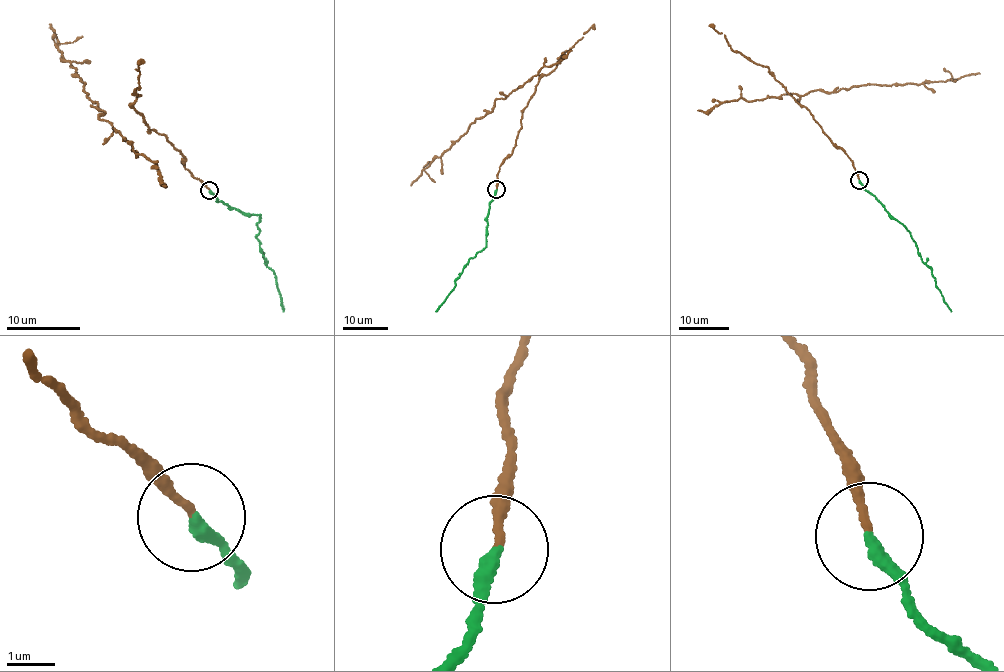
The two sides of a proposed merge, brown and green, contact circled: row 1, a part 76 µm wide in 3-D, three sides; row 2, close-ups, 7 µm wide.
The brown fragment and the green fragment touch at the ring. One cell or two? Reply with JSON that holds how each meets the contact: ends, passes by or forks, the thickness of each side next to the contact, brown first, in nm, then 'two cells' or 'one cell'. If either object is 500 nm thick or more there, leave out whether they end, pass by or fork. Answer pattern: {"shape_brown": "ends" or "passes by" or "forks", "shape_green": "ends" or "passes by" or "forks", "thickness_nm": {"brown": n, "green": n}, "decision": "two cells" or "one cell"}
{"shape_brown": "ends", "shape_green": "ends", "thickness_nm": {"brown": 160, "green": 280}, "decision": "one cell"}

